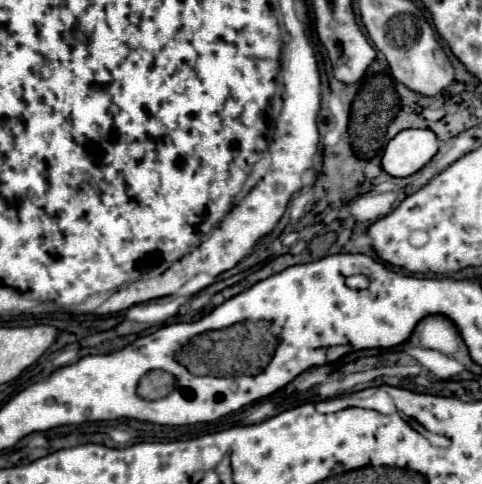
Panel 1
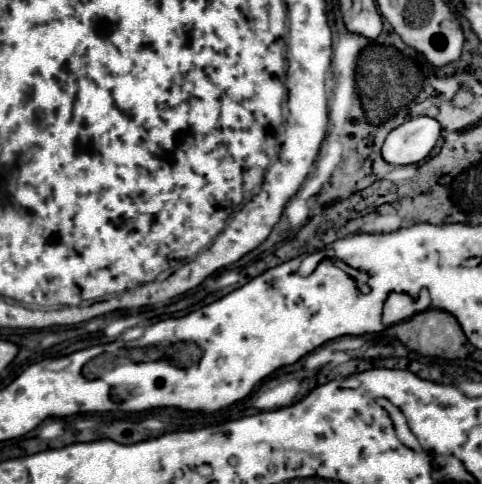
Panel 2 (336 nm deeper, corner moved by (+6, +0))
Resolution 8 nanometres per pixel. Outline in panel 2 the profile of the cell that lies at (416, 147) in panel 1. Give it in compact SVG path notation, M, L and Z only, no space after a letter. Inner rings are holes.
M416 116L396 126L382 146L382 158L390 164L418 164L436 146L440 124L428 116Z

